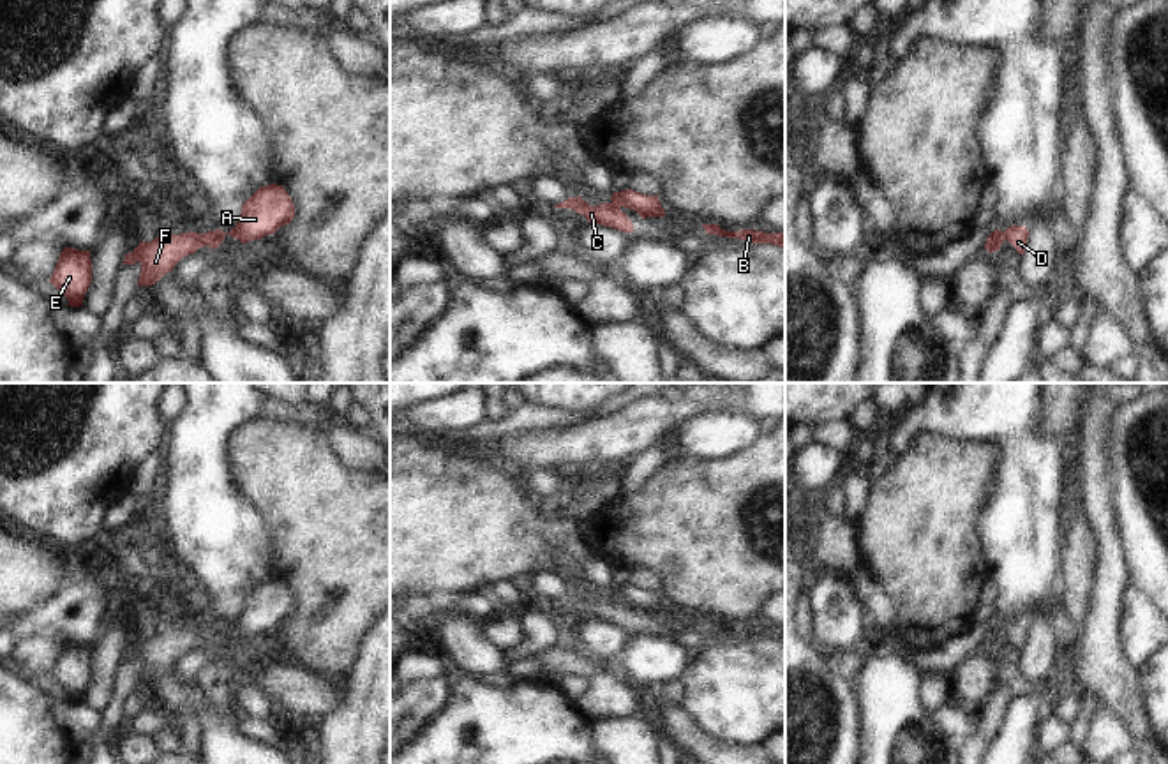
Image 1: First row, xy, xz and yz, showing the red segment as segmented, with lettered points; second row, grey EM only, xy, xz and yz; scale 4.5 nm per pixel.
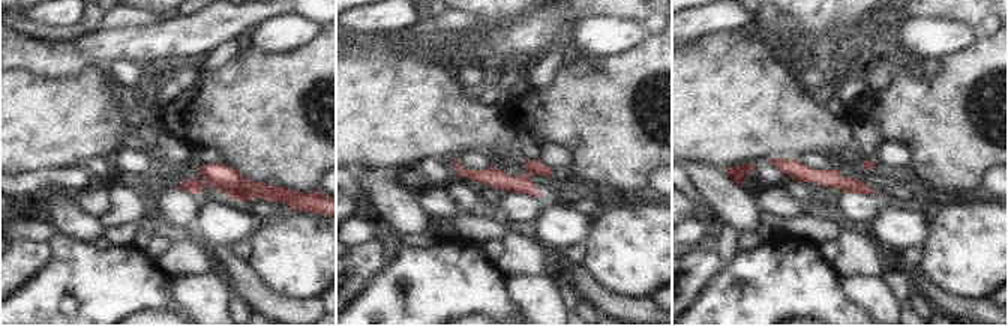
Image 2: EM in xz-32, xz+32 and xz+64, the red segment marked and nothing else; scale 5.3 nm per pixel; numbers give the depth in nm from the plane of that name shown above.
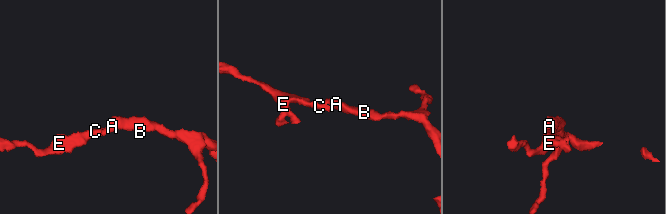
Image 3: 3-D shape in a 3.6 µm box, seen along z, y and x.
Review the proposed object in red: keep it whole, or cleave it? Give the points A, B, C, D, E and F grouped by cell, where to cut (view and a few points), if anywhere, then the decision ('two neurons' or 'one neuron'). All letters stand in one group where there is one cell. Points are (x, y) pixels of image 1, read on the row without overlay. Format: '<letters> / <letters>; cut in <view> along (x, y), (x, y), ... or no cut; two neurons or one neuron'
A B / C D E F; cut in xz along (613, 597), (620, 604); two neurons

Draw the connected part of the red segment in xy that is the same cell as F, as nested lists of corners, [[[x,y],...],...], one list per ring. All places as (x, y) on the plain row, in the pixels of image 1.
[[[215,625],[208,628],[180,628],[180,630],[159,630],[152,637],[139,637],[139,640],[125,649],[124,660],[141,658],[141,669],[138,681],[153,681],[162,670],[173,667],[175,660],[194,649],[198,644],[208,640],[217,644],[224,635],[224,626]]]

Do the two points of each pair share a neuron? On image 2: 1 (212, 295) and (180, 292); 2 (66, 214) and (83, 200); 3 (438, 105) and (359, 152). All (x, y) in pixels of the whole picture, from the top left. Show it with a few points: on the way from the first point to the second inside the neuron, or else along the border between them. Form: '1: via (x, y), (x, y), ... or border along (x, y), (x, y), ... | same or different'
1: via (204, 295), (188, 292) | same
2: border along (68, 194), (98, 218) | different
3: via (419, 108), (402, 108), (378, 132) | same

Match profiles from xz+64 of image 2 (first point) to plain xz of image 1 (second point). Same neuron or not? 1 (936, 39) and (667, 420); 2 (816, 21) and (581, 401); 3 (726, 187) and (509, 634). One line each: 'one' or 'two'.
1: two
2: one
3: two

